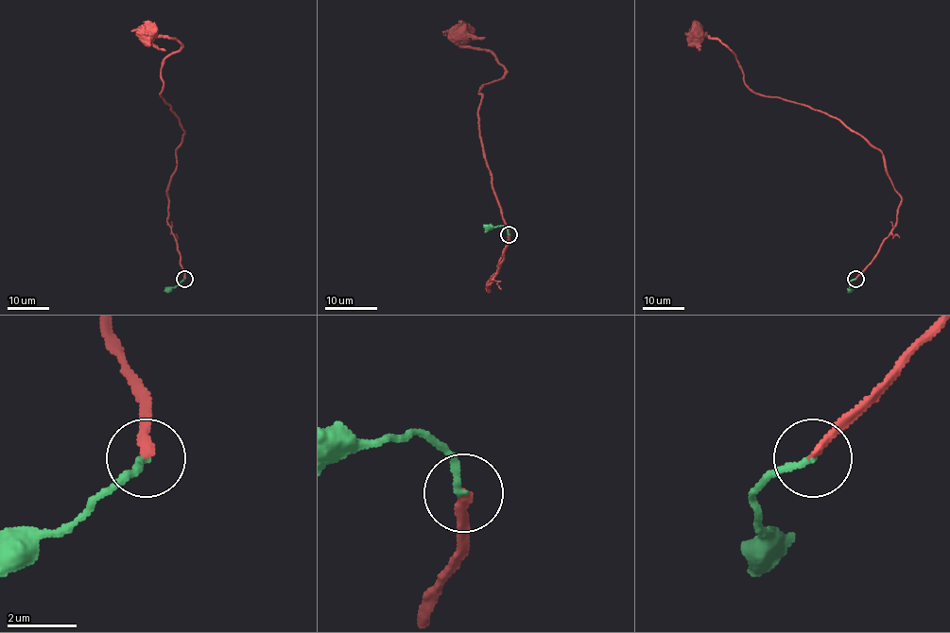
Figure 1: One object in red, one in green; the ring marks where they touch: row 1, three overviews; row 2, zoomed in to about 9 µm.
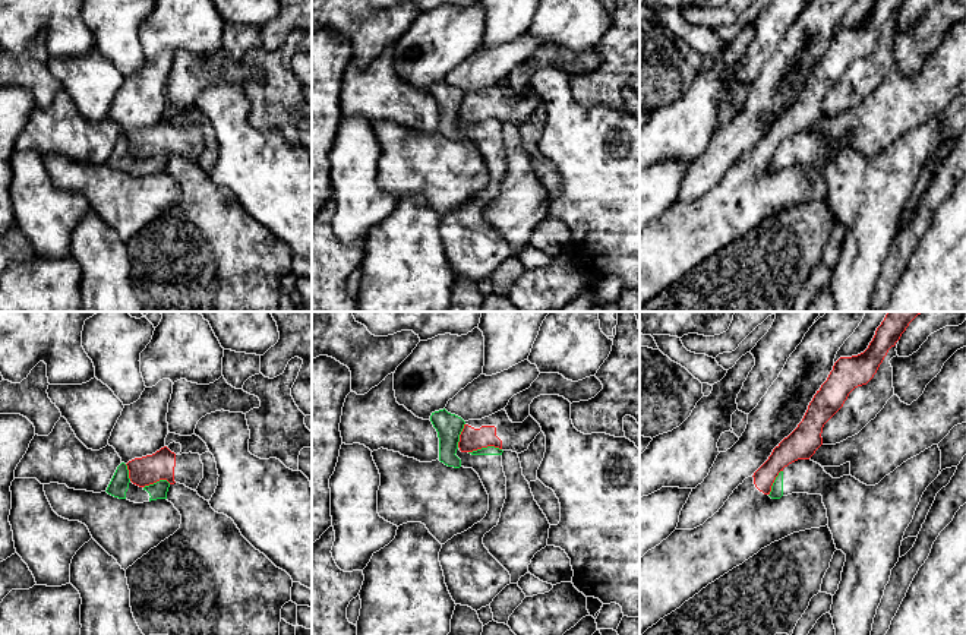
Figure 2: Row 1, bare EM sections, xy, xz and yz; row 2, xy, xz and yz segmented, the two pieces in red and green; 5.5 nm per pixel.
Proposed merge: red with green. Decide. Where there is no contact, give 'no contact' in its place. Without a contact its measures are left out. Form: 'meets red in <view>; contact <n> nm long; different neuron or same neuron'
meets red in xz; contact 190 nm long; different neuron

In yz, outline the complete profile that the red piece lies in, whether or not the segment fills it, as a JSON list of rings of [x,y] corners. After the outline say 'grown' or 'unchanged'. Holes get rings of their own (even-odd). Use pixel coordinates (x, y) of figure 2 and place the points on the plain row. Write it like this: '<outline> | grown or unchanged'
[[[877,0],[864,25],[840,29],[814,67],[798,99],[773,121],[768,132],[751,149],[733,162],[724,177],[703,198],[694,202],[675,202],[640,231],[640,309],[761,221],[793,205],[828,198],[821,167],[792,165],[771,171],[768,168],[771,158],[785,139],[798,132],[809,132],[815,126],[823,117],[824,97],[843,79],[855,60],[866,57],[874,50],[888,22],[905,3],[906,0]]] | grown

